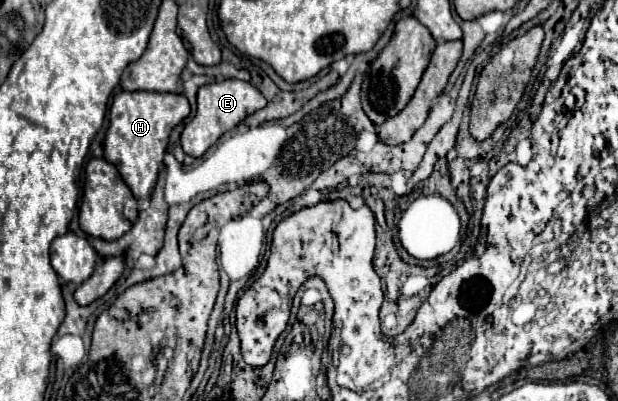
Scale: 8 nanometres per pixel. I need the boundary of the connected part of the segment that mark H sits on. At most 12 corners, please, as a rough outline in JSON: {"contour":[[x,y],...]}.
{"contour":[[120,91],[104,159],[148,199],[172,129],[178,93]]}

